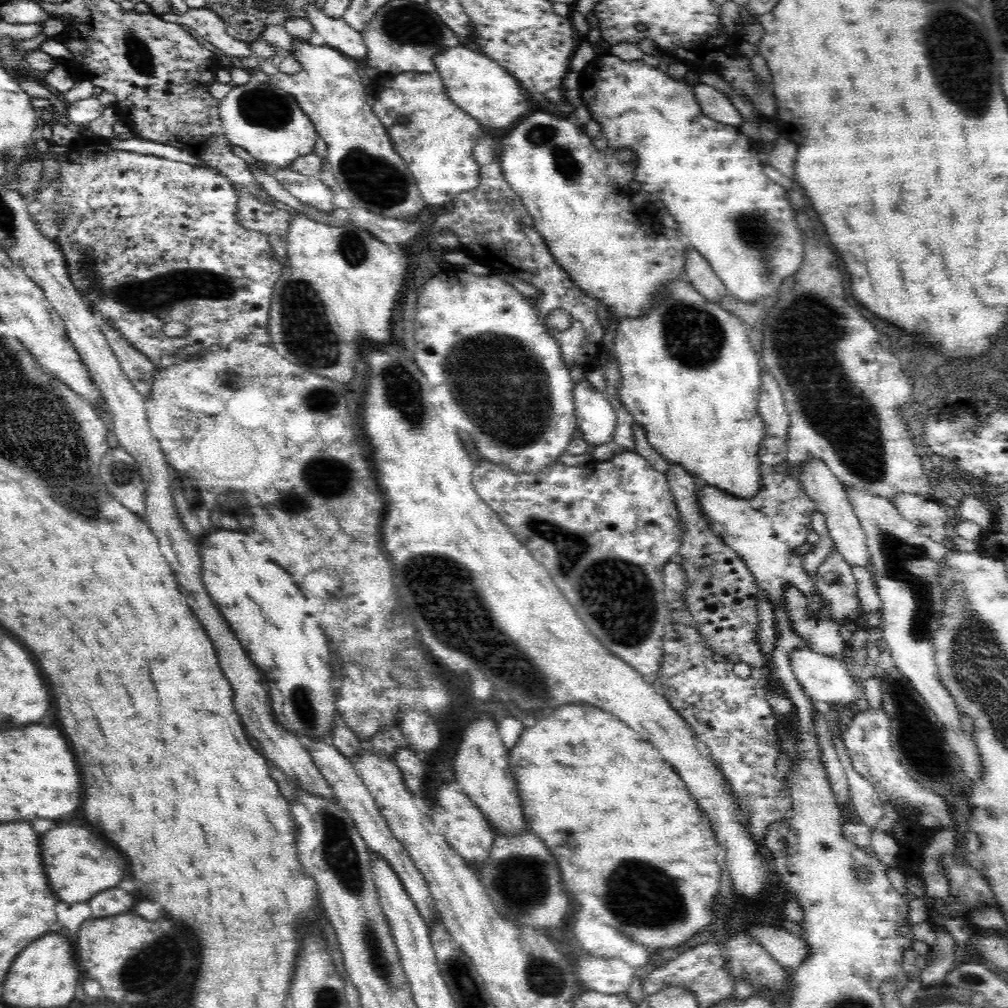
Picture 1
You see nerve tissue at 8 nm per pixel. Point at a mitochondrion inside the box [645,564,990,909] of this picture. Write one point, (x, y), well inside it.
(913, 728)

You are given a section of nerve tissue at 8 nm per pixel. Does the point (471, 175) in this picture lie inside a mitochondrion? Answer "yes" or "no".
no

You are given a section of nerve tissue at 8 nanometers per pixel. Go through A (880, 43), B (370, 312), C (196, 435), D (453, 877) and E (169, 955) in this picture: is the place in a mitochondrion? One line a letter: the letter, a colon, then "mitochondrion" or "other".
A: other
B: other
C: other
D: other
E: mitochondrion

